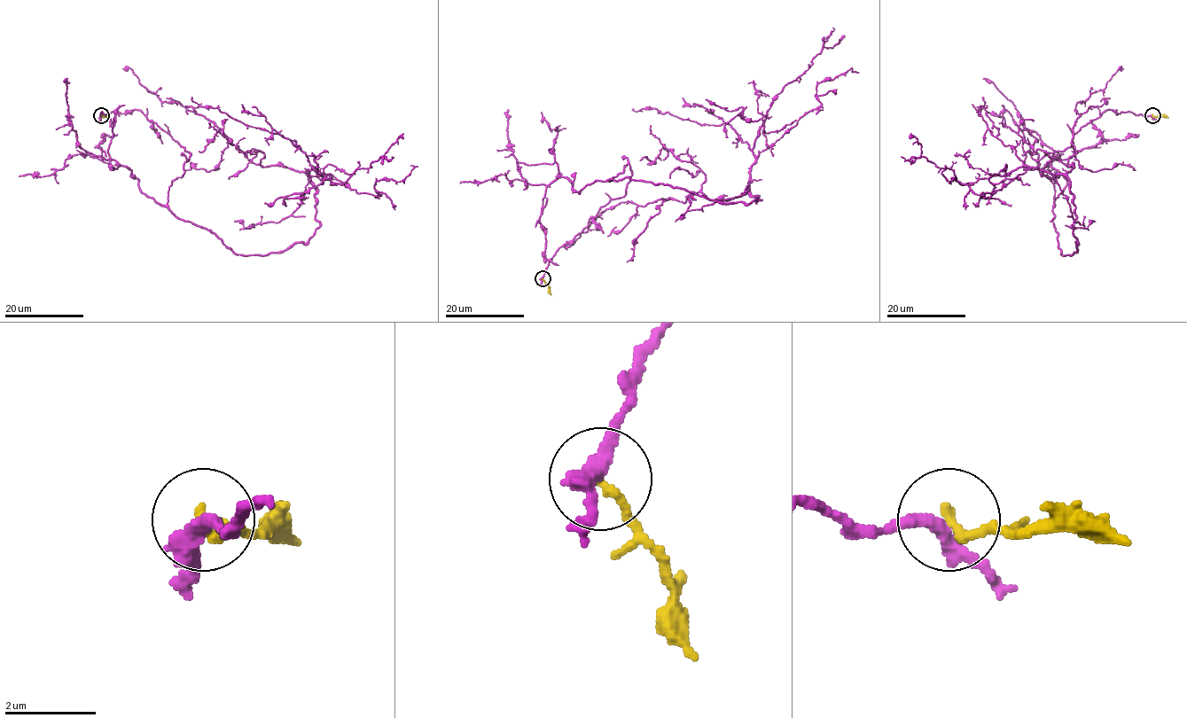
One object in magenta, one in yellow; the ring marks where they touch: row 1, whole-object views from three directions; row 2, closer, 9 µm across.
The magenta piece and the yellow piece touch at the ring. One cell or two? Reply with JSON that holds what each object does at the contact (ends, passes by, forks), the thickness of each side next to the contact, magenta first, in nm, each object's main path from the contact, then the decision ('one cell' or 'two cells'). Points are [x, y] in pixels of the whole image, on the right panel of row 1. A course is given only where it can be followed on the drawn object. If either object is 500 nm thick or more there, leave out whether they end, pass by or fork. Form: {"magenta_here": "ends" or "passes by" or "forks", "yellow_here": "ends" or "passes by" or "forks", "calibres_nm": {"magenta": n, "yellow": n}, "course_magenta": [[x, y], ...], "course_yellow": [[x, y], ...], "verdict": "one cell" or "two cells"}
{"magenta_here": "passes by", "yellow_here": "ends", "calibres_nm": {"magenta": 360, "yellow": 200}, "course_magenta": [[1151, 115], [1106, 109], [1038, 160], [1054, 190], [1062, 254], [1077, 243], [1066, 164], [1075, 105], [1121, 68]], "course_yellow": [[1152, 115], [1168, 117]], "verdict": "two cells"}

